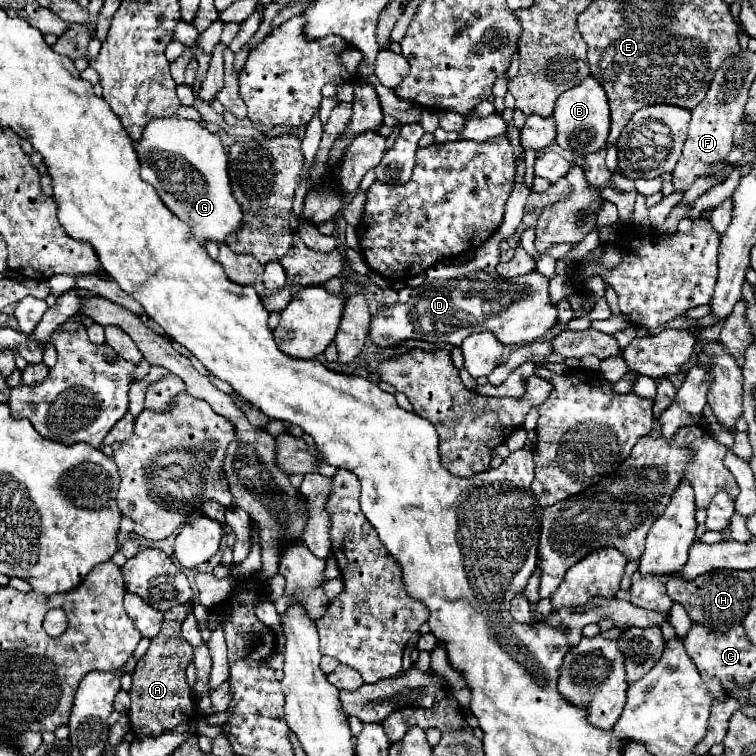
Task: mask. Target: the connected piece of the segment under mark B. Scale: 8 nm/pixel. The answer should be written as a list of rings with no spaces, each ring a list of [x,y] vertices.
[[[593,76],[585,78],[585,82],[567,90],[557,98],[553,110],[553,118],[557,122],[557,144],[573,154],[591,154],[601,150],[609,136],[609,126],[611,126],[609,114],[611,114],[609,100],[603,86]]]

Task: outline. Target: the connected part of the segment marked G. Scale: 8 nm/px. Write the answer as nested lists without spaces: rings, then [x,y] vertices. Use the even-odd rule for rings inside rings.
[[[153,118],[143,132],[143,138],[137,144],[137,156],[141,162],[141,178],[157,190],[163,204],[185,224],[191,226],[193,236],[199,244],[205,242],[225,242],[231,234],[241,230],[243,226],[243,210],[239,202],[233,198],[229,186],[229,154],[217,134],[211,134],[203,124],[195,120],[179,120],[179,118]]]

